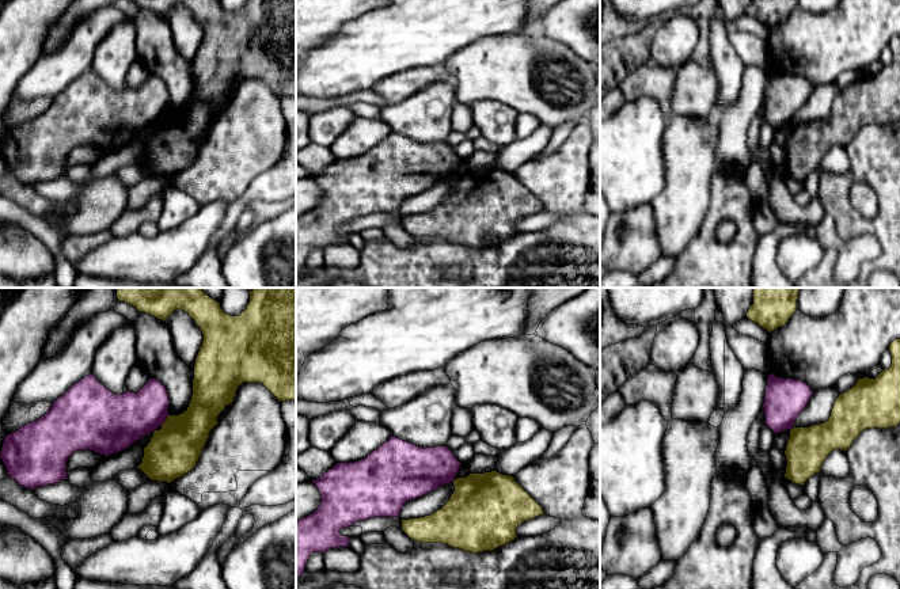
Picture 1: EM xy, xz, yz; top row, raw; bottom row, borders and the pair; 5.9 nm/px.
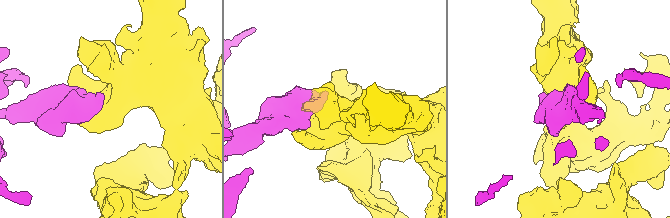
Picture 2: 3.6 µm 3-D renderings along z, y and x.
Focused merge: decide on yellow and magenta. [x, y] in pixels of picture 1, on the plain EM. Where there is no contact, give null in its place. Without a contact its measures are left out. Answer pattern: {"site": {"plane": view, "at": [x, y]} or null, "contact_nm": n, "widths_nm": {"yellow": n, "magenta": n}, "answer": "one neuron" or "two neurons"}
{"site": {"plane": "xy", "at": [166, 116]}, "contact_nm": 90, "widths_nm": {"yellow": 300, "magenta": 300}, "answer": "two neurons"}

